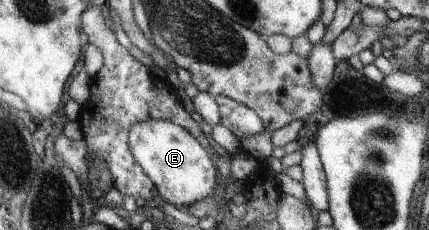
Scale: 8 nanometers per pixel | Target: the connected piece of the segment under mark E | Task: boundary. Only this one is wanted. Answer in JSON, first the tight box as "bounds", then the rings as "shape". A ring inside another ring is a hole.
{"bounds":[130,118,215,211],"shape":[[[147,118],[131,129],[130,146],[138,162],[154,181],[158,196],[178,210],[186,211],[191,204],[215,194],[215,164],[199,140],[182,126],[167,120]]]}

